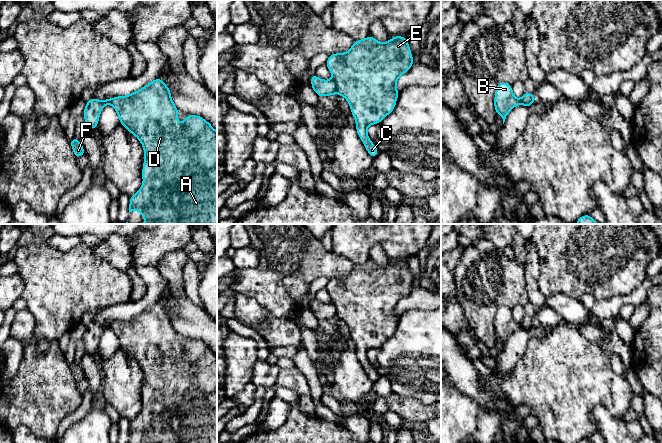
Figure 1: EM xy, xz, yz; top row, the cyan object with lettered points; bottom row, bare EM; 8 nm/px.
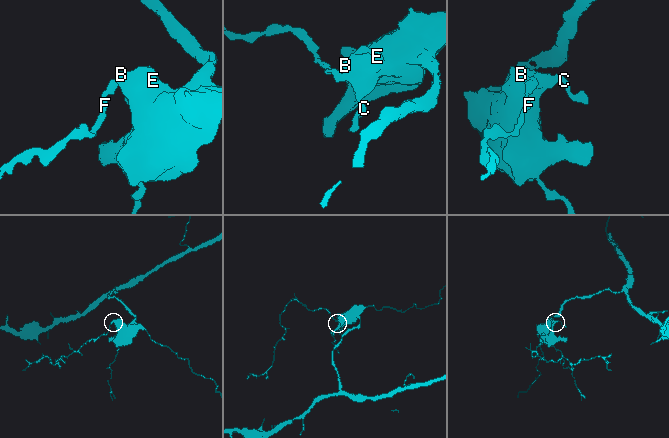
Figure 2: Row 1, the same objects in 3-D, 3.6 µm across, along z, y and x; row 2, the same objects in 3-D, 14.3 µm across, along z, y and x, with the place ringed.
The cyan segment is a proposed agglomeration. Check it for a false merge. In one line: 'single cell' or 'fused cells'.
fused cells

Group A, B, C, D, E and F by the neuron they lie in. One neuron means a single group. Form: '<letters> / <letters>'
A B C D E / F

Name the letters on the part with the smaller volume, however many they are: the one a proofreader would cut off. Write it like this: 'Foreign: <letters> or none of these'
Foreign: F

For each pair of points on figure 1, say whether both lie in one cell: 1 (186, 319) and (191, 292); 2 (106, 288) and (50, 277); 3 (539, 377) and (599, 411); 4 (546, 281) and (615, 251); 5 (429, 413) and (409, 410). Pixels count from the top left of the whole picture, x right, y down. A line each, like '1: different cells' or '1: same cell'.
1: different cells
2: same cell
3: different cells
4: same cell
5: same cell

